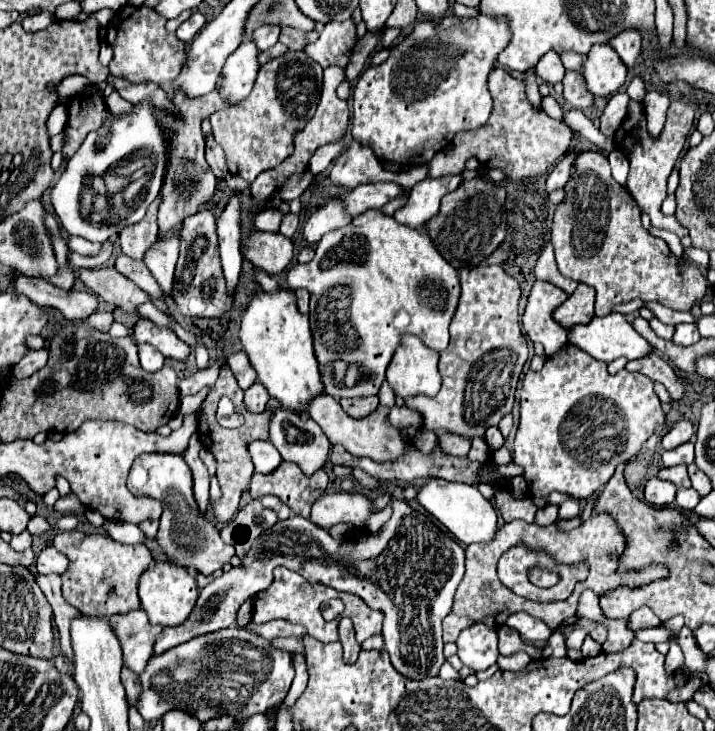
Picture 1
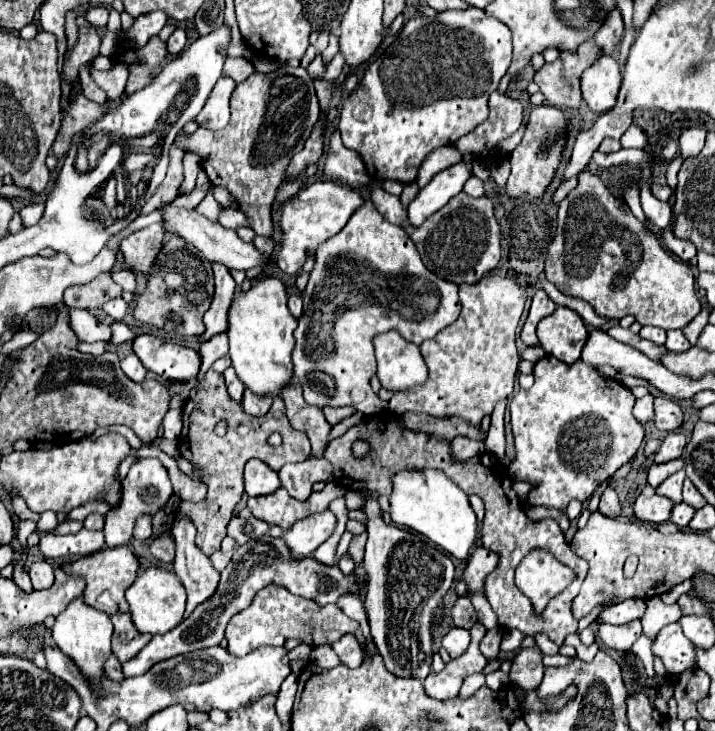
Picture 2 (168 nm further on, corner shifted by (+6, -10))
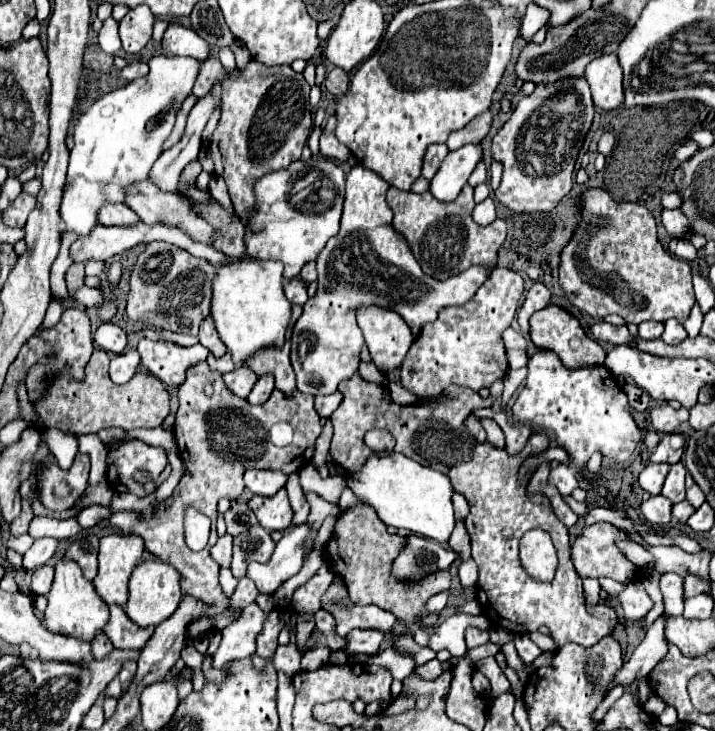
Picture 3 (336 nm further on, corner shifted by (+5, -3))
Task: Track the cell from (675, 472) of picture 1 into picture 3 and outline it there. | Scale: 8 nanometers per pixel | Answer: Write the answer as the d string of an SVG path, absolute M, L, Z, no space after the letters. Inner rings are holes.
M682 461L670 465L670 473L664 481L662 495L668 497L672 503L680 503L684 499L684 477L686 477L686 467Z

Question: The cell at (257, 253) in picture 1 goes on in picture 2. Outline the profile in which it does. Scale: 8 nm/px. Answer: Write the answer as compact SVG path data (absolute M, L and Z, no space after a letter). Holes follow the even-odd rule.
M171 204L159 206L159 210L163 212L163 230L167 234L175 234L179 238L183 238L187 244L191 244L193 248L197 248L209 262L219 262L227 268L235 268L235 270L249 270L253 266L261 266L267 264L267 260L257 252L257 248L249 242L243 242L235 230L223 228L217 222L207 220L205 216L197 214L195 210L185 210L185 208L175 208Z

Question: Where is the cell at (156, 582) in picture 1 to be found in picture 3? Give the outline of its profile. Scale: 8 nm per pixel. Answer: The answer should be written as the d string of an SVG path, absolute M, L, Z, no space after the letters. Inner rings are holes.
M162 561L138 563L130 577L130 597L126 603L126 615L140 627L160 625L162 621L166 621L178 609L178 603L182 599L182 589L178 579L180 575L168 563L162 563Z

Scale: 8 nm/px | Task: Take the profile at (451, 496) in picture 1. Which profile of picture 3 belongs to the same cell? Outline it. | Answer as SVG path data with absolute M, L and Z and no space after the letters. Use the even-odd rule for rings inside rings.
M390 453L386 457L368 457L364 469L360 473L346 475L346 481L362 501L370 503L376 509L378 517L386 525L408 529L416 535L430 537L440 541L442 545L448 545L450 533L456 525L456 517L452 507L454 487L444 473L432 467L424 467L402 453Z

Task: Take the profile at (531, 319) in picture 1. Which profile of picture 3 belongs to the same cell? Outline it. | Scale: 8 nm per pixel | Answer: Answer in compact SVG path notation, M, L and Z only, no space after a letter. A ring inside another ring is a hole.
M536 281L530 289L528 289L528 293L526 293L526 301L524 301L524 305L520 307L520 311L518 311L518 323L520 323L520 329L522 329L522 335L526 337L526 339L530 339L530 317L532 317L532 313L536 313L538 309L544 309L546 305L550 305L550 297L552 297L552 293L548 291L548 287L544 285L544 283L540 283L540 281Z

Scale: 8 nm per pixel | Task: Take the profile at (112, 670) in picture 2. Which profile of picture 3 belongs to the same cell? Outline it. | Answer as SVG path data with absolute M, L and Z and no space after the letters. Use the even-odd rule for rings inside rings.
M100 633L94 641L92 641L92 653L96 659L102 659L106 655L110 655L114 651L114 645L110 645L108 637L104 633Z

